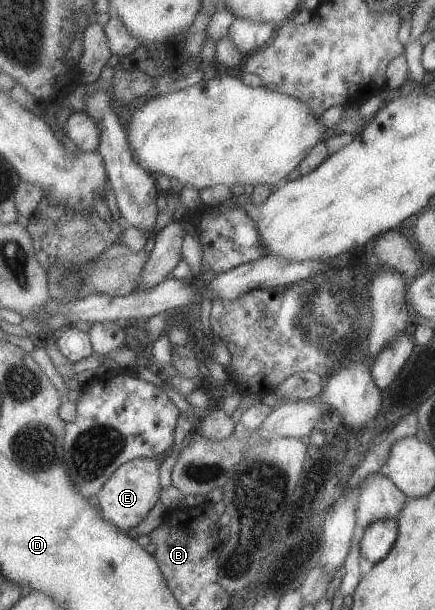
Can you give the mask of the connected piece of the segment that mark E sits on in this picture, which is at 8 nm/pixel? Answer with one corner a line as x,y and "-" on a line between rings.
133,459
123,463
96,495
103,519
121,532
137,527
159,500
159,467
158,459

